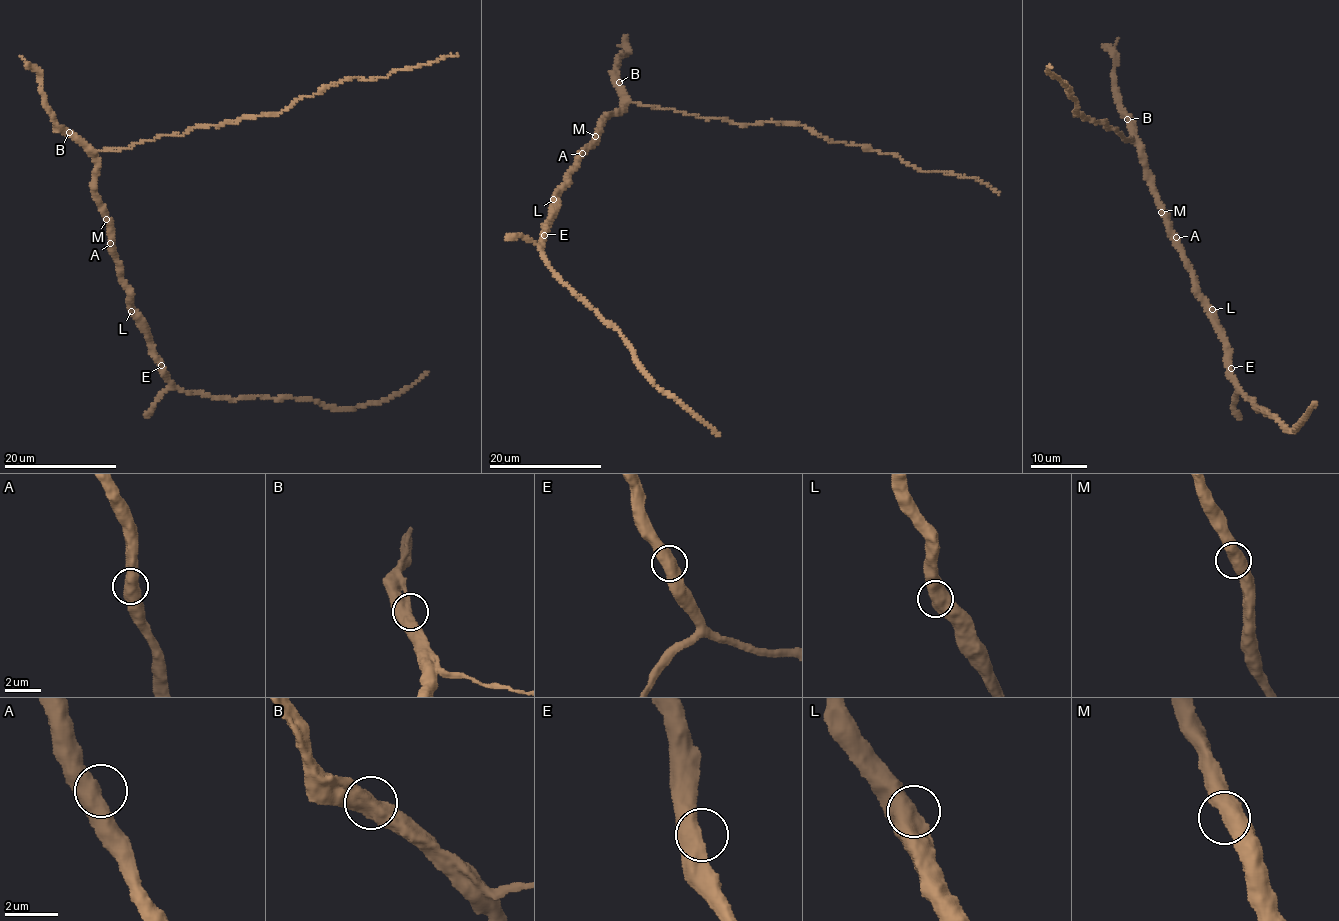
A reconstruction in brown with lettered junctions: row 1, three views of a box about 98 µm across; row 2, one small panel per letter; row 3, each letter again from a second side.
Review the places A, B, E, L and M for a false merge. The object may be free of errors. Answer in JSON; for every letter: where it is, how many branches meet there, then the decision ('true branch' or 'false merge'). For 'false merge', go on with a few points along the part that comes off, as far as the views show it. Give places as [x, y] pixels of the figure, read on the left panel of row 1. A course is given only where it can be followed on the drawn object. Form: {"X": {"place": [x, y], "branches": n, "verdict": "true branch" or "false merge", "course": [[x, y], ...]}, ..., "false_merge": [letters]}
{"A": {"place": [110, 243], "branches": 2, "verdict": "true branch"}, "B": {"place": [69, 132], "branches": 2, "verdict": "true branch"}, "E": {"place": [161, 365], "branches": 2, "verdict": "true branch"}, "L": {"place": [131, 311], "branches": 2, "verdict": "true branch"}, "M": {"place": [106, 219], "branches": 2, "verdict": "true branch"}, "false_merge": []}

